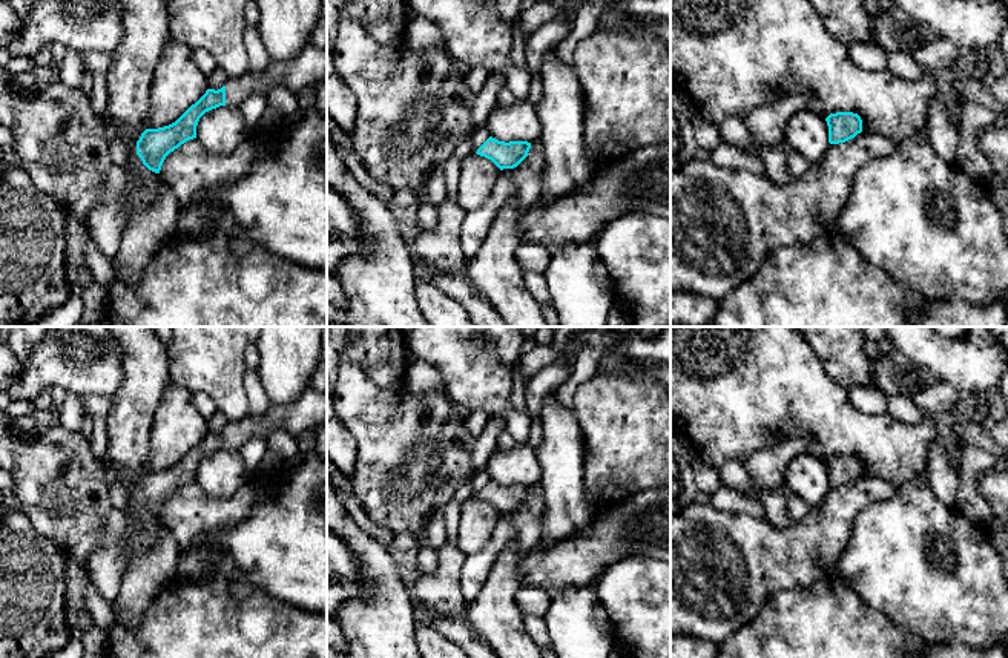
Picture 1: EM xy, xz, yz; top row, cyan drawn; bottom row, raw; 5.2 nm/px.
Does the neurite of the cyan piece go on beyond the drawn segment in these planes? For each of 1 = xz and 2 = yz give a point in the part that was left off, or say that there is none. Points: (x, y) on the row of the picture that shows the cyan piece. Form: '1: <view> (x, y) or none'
1: none
2: none

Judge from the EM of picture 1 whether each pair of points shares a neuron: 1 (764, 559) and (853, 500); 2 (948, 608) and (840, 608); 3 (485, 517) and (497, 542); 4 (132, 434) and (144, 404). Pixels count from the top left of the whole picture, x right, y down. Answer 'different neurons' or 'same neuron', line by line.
1: same neuron
2: different neurons
3: different neurons
4: same neuron

